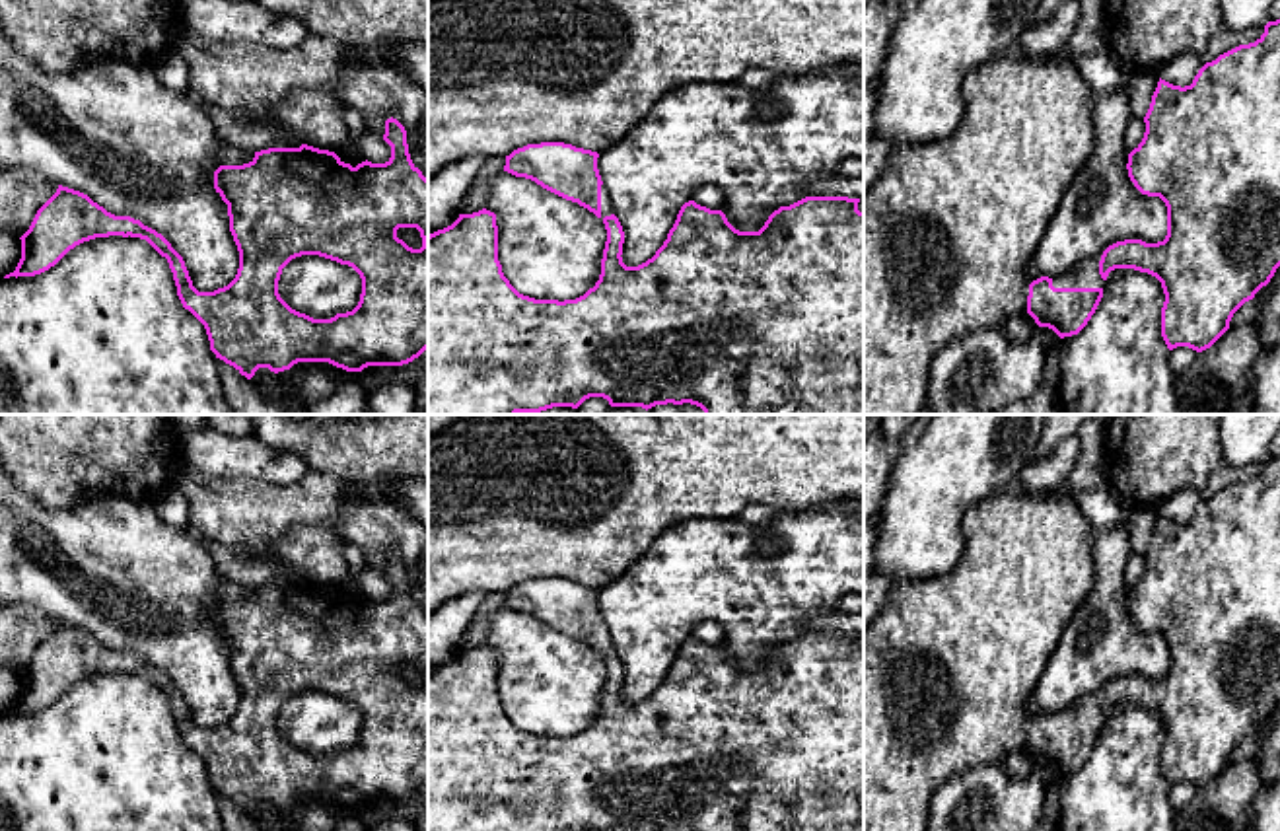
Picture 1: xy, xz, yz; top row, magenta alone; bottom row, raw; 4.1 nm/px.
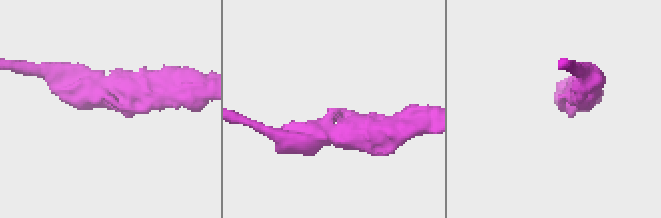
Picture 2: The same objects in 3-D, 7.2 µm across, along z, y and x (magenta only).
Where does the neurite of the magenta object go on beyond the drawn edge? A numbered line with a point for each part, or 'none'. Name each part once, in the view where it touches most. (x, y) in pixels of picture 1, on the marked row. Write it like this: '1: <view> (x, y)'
1: yz (1086, 273)

